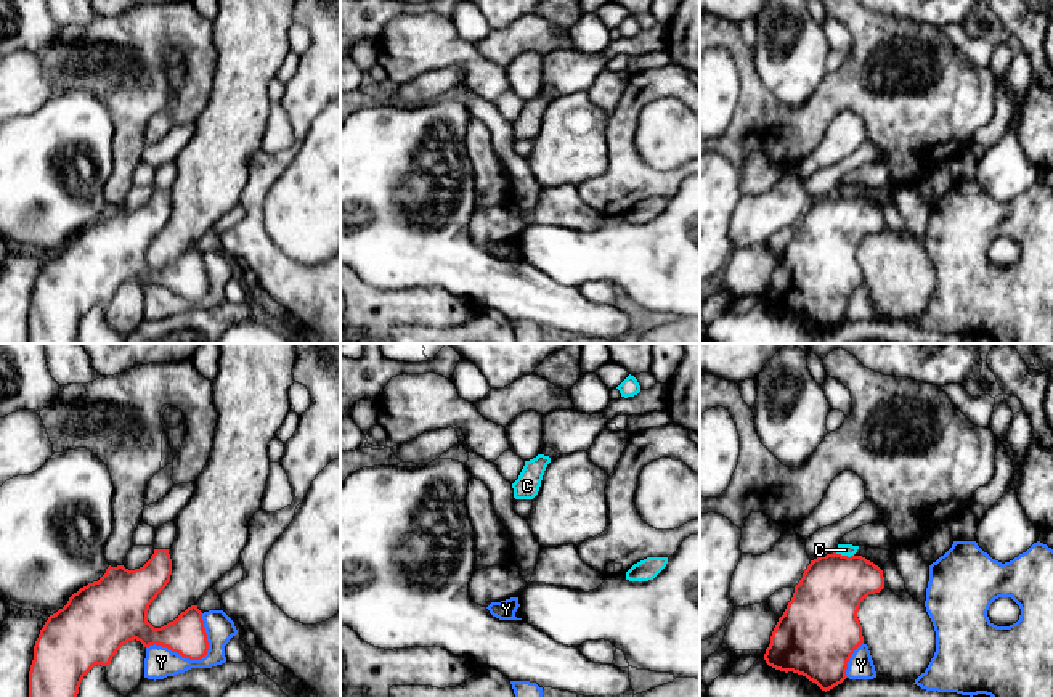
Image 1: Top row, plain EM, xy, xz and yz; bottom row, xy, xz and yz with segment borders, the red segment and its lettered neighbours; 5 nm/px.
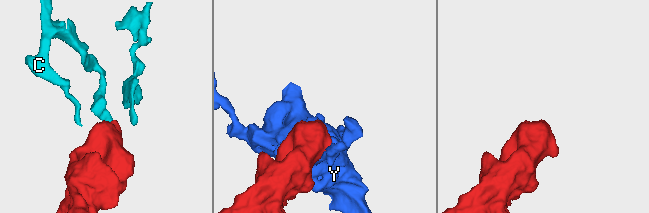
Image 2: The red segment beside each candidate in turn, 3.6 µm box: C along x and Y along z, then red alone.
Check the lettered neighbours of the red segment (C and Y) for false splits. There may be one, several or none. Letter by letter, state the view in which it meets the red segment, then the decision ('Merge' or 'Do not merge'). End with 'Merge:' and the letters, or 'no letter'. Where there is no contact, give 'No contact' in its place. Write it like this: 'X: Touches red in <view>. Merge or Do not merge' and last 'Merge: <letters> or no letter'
C: Touches red in yz. Do not merge
Y: Touches red in xy. Do not merge
Merge: no letter

